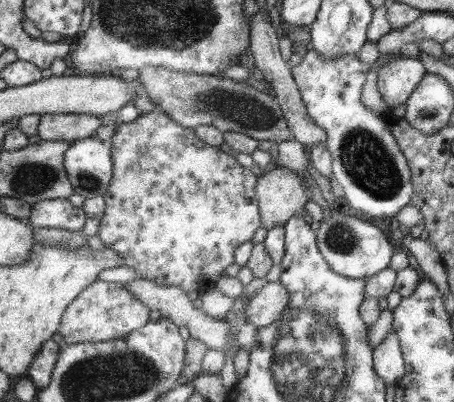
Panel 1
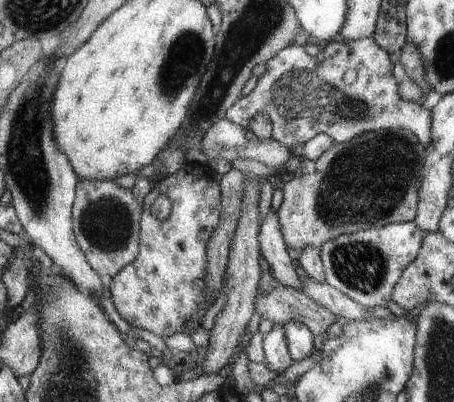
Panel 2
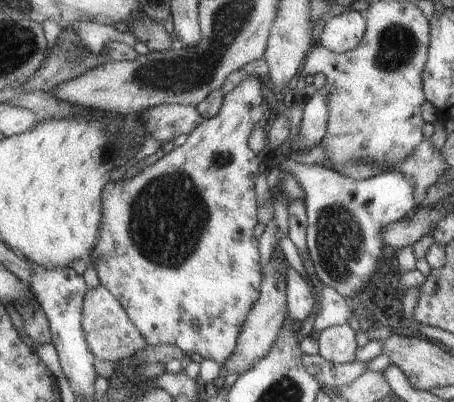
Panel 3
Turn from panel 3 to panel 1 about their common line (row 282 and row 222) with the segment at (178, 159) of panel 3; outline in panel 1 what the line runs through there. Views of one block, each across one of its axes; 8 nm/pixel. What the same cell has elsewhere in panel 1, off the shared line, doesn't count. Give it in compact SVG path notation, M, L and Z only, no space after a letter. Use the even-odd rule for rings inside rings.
M157 108L155 112L151 112L147 116L139 114L139 118L131 124L121 122L121 126L117 128L117 134L111 138L109 144L111 144L113 158L115 158L115 180L113 180L113 184L111 184L107 196L105 196L107 212L105 212L105 216L99 224L101 228L99 228L99 234L97 234L101 238L101 242L109 250L115 250L117 254L121 254L125 258L125 266L143 274L145 280L155 280L157 284L163 284L163 286L181 286L185 292L197 290L199 294L205 294L209 290L215 290L219 286L217 282L221 282L221 278L227 274L225 270L229 270L229 266L235 264L235 250L241 244L251 242L253 236L257 234L259 216L261 216L261 214L257 214L257 204L259 204L257 202L257 180L259 178L249 168L237 164L235 154L223 152L219 146L209 146L207 142L203 142L197 136L197 130L183 128L181 124L173 122L173 118L169 118L165 114L165 110L161 110L161 108Z

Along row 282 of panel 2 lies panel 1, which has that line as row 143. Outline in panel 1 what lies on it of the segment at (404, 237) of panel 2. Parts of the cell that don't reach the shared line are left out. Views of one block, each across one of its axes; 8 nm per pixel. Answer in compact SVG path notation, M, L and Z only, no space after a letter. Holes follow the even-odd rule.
M311 46L301 64L291 68L307 116L327 136L325 146L333 158L333 186L341 200L363 212L367 218L391 218L413 198L411 170L397 140L393 140L389 124L381 116L365 110L359 100L365 72L367 64L361 64L357 54L325 62L311 50Z

